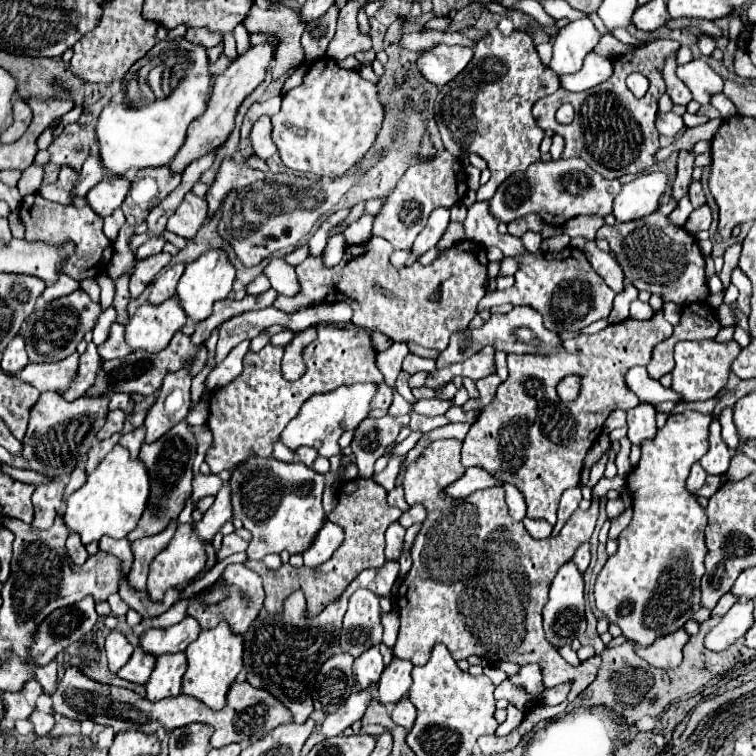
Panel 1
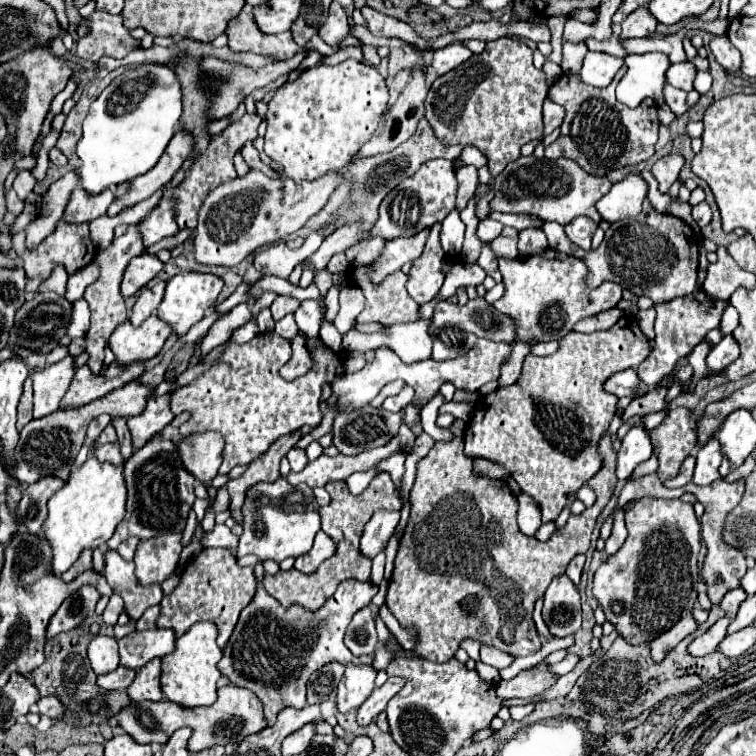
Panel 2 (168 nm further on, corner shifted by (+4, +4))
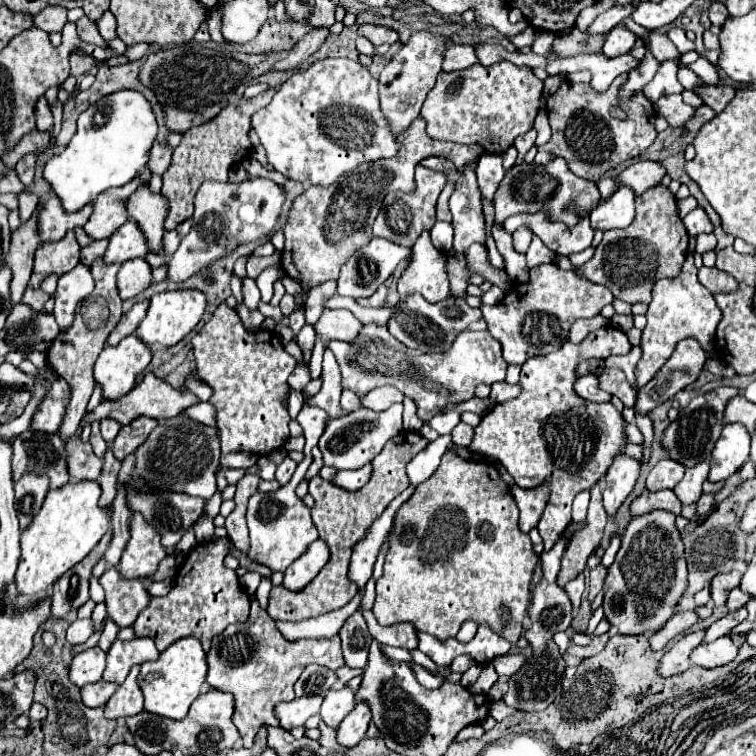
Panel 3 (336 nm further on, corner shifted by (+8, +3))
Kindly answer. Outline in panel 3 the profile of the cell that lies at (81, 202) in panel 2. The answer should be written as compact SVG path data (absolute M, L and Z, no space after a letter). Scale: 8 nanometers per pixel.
M51 195L41 207L41 211L37 213L39 239L41 243L59 241L65 237L69 229L83 227L85 219L89 219L89 207L83 207L81 211L75 211L73 215L65 215L65 211L61 211L61 203L57 203L57 199L53 199Z

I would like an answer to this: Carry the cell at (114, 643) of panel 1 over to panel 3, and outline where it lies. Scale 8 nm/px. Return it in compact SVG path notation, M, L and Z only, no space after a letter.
M99 647L87 649L71 661L69 681L77 687L83 687L87 683L97 683L101 679L103 669L105 669L105 653Z

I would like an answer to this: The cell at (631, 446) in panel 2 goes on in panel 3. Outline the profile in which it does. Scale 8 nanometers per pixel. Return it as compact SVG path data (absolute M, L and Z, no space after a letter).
M625 453L619 455L609 467L609 473L605 475L605 489L603 489L603 507L609 517L617 513L617 509L625 503L627 495L633 491L635 481L639 477L639 467L641 463L627 457Z

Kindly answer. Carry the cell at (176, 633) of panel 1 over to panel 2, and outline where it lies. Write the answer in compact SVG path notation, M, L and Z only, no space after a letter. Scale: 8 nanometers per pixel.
M155 628L155 630L135 630L121 638L121 664L127 668L141 668L153 658L167 656L175 650L175 630Z

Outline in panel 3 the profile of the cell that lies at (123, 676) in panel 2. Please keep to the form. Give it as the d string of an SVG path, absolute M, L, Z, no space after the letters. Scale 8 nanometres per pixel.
M101 681L85 685L85 687L81 687L81 703L85 707L91 707L91 709L103 707L115 689L117 689L115 683L101 683Z

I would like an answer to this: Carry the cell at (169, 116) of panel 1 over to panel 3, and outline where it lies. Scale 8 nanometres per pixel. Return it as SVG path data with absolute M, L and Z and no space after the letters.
M117 91L113 95L101 97L89 109L79 115L77 133L69 141L69 145L55 157L51 157L43 167L43 179L49 183L51 191L61 199L61 205L67 213L79 211L87 203L91 203L99 193L111 187L123 187L131 179L139 175L139 171L149 161L149 149L157 137L157 121L153 119L153 111L149 101L137 91Z

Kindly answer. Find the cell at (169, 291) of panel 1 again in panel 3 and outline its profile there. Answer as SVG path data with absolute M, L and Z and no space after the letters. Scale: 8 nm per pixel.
M141 301L141 303L133 305L133 309L127 311L121 317L121 321L115 325L115 329L109 333L107 345L117 345L121 339L125 339L127 335L131 335L137 329L137 325L143 321L145 311L147 311L147 301Z

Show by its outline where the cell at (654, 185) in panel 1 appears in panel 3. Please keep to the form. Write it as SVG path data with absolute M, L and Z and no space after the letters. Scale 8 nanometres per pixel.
M619 187L605 203L597 205L591 211L591 227L601 231L629 227L635 217L633 199L635 193L629 187Z

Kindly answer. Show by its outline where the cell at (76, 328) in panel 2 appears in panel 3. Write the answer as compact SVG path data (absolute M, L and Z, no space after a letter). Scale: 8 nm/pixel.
M77 265L73 271L59 277L57 291L55 291L55 309L53 317L61 329L69 327L75 315L77 303L85 299L93 291L93 277L85 265Z

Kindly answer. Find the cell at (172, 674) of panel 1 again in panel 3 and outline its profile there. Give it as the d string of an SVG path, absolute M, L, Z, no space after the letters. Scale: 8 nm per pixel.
M133 667L129 675L125 677L123 685L117 687L113 697L105 703L105 719L119 719L119 717L131 717L143 711L141 701L141 689L137 687L137 675L139 667Z

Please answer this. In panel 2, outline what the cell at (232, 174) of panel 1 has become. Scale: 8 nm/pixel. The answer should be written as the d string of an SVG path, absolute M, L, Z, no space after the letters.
M245 114L239 122L233 122L227 130L223 130L223 134L215 136L215 138L211 140L207 152L201 154L201 156L195 160L195 164L193 164L191 172L187 174L185 182L183 182L177 190L171 192L171 196L179 202L179 204L177 204L177 224L179 224L179 228L189 228L189 230L193 230L193 228L197 226L199 208L201 208L203 200L207 198L205 194L209 194L209 192L211 192L213 188L217 188L221 182L231 180L231 178L237 178L237 170L235 170L235 164L233 164L233 156L235 156L237 150L243 148L243 144L245 144L247 140L253 140L253 138L255 138L255 128L259 126L259 122L261 122L259 116L249 116L249 114Z

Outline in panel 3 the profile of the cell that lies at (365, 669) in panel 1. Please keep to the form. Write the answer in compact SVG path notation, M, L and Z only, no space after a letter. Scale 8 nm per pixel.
M331 687L323 705L321 705L321 719L325 721L325 725L337 729L339 723L347 717L347 713L351 713L355 707L355 693L349 687Z

